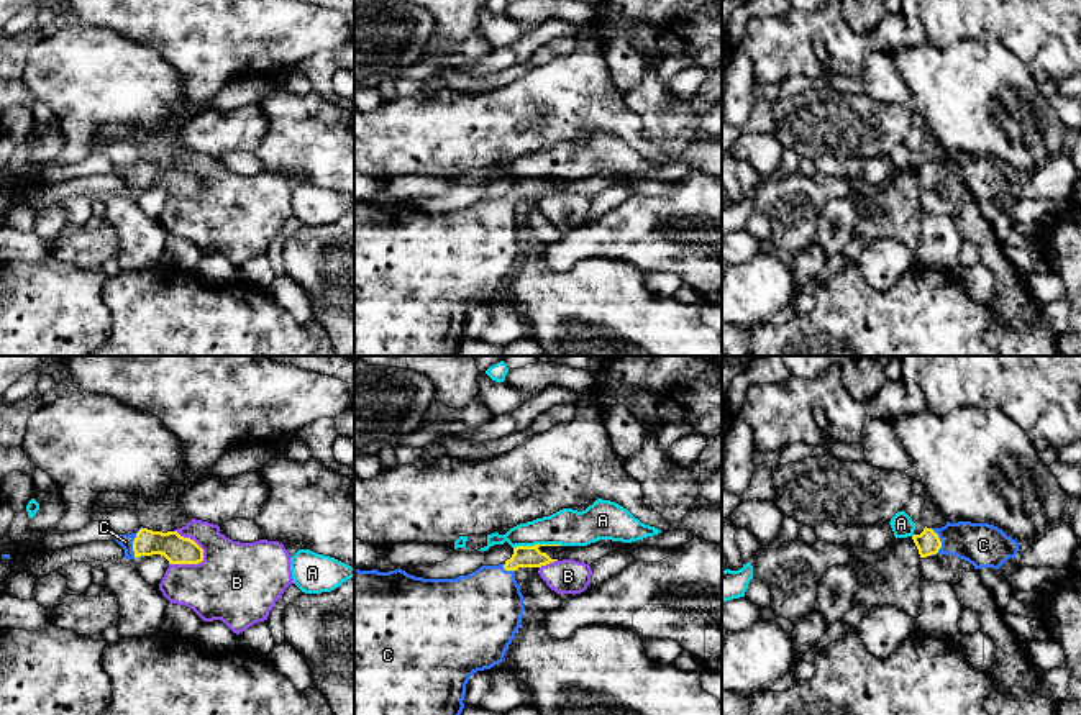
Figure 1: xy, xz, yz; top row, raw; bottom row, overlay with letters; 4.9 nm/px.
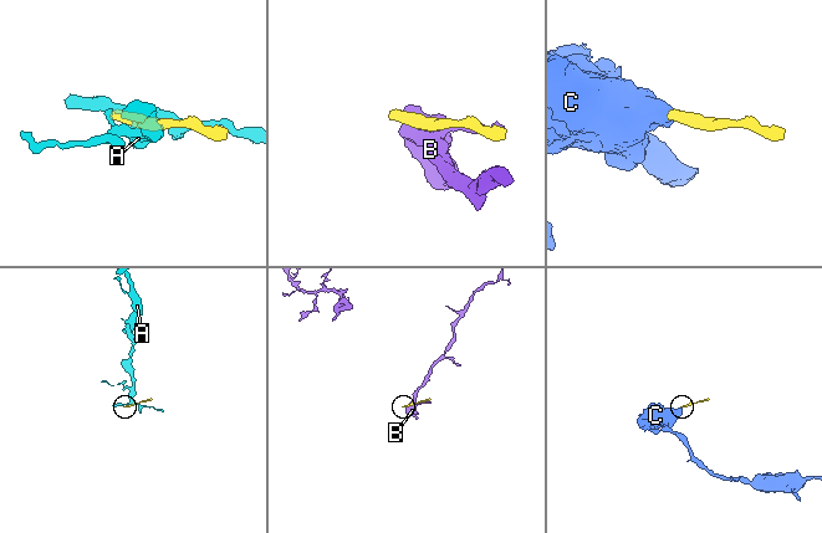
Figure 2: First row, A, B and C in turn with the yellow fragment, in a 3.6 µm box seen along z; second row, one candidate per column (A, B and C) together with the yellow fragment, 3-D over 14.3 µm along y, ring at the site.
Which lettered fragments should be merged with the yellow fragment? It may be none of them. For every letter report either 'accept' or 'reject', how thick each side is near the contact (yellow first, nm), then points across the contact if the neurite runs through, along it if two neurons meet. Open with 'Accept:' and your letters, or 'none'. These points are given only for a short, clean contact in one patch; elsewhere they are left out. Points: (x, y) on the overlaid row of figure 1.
Accept: C
A: reject | 110/180 nm
B: reject | 140/360 nm
C: accept | 140/70 nm | across xy (177, 550), (164, 543), (133, 543), (125, 541)

